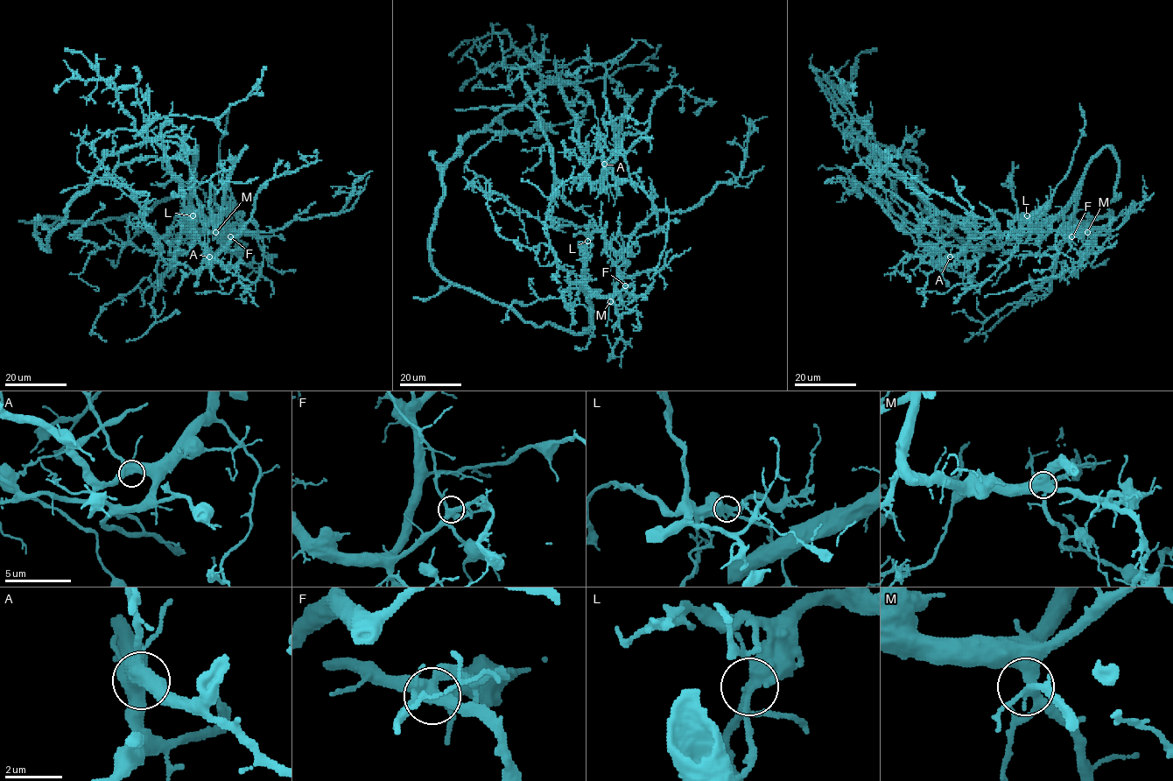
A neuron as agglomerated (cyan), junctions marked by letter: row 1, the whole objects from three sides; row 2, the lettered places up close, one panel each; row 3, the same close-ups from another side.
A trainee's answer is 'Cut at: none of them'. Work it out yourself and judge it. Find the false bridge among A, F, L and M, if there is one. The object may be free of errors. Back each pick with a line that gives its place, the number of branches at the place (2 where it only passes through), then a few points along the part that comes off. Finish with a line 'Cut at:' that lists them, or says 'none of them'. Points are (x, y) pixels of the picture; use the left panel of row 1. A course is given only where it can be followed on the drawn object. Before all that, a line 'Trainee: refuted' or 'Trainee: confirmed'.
Trainee: refuted
L: Place: (193, 215). Branches: 5. Course of the part to remove: (193, 216), (199, 214), (203, 216), (191, 210), (164, 236), (152, 237)
Cut at: L

